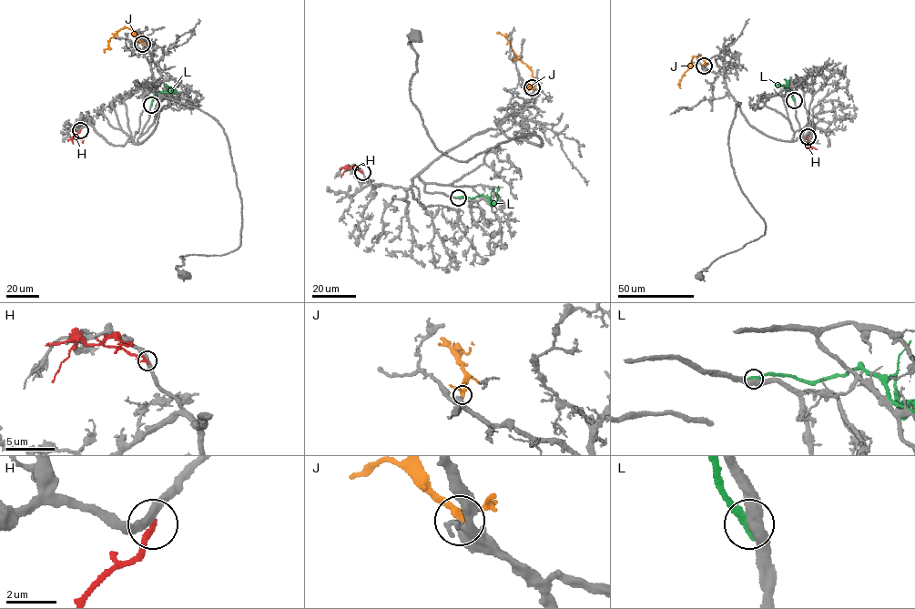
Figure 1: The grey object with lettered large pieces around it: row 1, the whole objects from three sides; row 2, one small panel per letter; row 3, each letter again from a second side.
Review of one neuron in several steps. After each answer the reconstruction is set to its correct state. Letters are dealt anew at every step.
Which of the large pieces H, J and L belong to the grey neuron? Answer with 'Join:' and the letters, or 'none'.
Join: J

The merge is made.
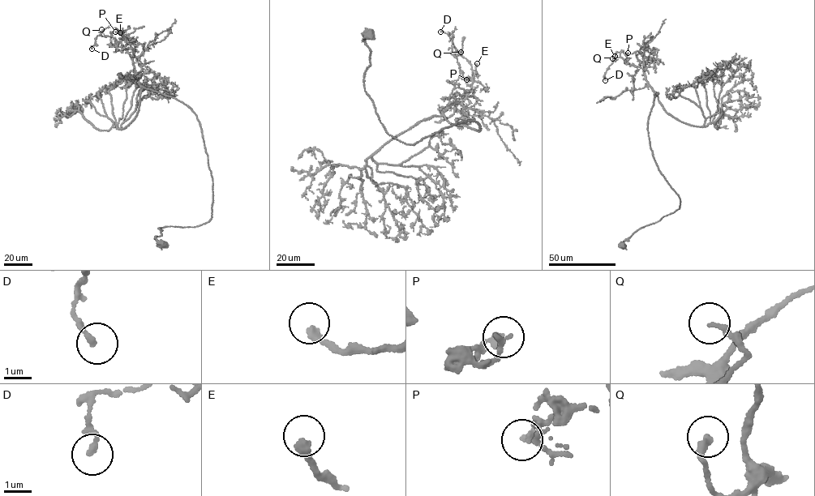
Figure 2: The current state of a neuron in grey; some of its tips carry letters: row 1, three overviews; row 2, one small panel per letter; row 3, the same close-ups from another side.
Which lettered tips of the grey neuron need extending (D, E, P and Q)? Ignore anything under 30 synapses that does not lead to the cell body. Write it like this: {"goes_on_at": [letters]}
{"goes_on_at": ["E"]}

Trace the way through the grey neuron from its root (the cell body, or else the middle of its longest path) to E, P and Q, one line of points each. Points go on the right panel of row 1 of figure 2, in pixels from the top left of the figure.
E: (622, 245), (638, 229), (678, 209), (680, 202), (650, 147), (647, 122), (658, 93), (644, 70), (615, 56)
P: (622, 245), (680, 202), (650, 147), (647, 122), (658, 93), (644, 70), (627, 62), (628, 53)
Q: (622, 245), (638, 229), (678, 209), (680, 202), (650, 147), (647, 122), (658, 93), (623, 51), (612, 58)

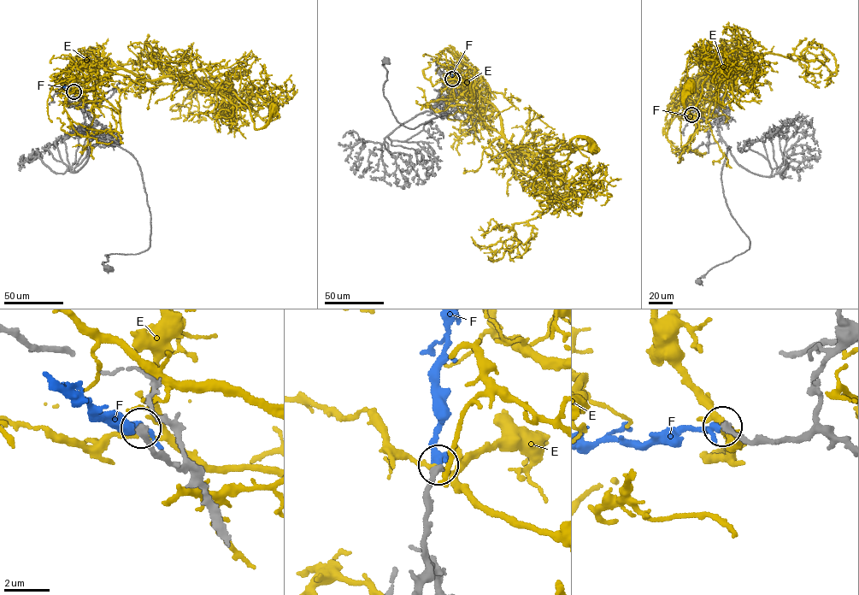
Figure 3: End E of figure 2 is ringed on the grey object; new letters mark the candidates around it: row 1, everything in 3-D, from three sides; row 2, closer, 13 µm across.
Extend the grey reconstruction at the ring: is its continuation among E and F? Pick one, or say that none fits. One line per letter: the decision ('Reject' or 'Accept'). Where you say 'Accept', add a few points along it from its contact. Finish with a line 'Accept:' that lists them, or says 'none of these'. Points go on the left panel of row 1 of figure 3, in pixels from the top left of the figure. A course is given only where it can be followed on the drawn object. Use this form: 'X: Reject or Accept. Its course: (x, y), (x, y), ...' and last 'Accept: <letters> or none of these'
E: Reject
F: Accept. Its course: (73, 91), (63, 86)
Accept: F

